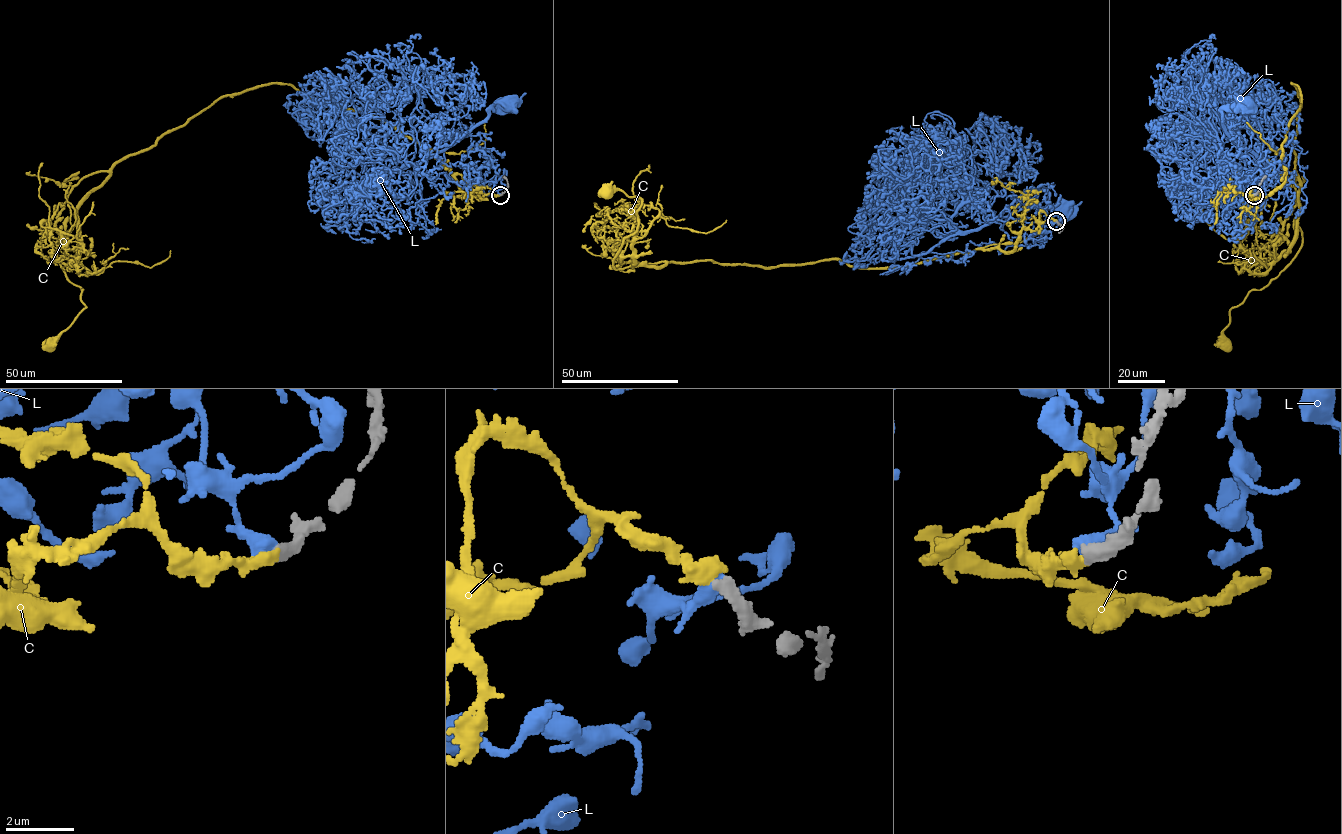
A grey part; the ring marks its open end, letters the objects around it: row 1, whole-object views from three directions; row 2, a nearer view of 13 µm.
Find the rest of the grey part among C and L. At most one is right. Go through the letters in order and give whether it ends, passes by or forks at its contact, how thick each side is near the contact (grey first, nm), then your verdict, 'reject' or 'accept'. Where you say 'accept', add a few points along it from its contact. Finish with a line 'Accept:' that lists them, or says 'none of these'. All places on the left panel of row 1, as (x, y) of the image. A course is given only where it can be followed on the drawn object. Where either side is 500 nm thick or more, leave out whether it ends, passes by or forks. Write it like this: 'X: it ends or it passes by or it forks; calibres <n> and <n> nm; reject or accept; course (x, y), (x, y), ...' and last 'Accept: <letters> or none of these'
C: it ends; calibres 400 and 440 nm; accept; course (500, 195), (466, 196), (423, 145), (290, 85), (221, 96), (77, 209), (57, 262), (86, 307), (51, 344)
L: calibres 440 and 550 nm; reject
Accept: C

